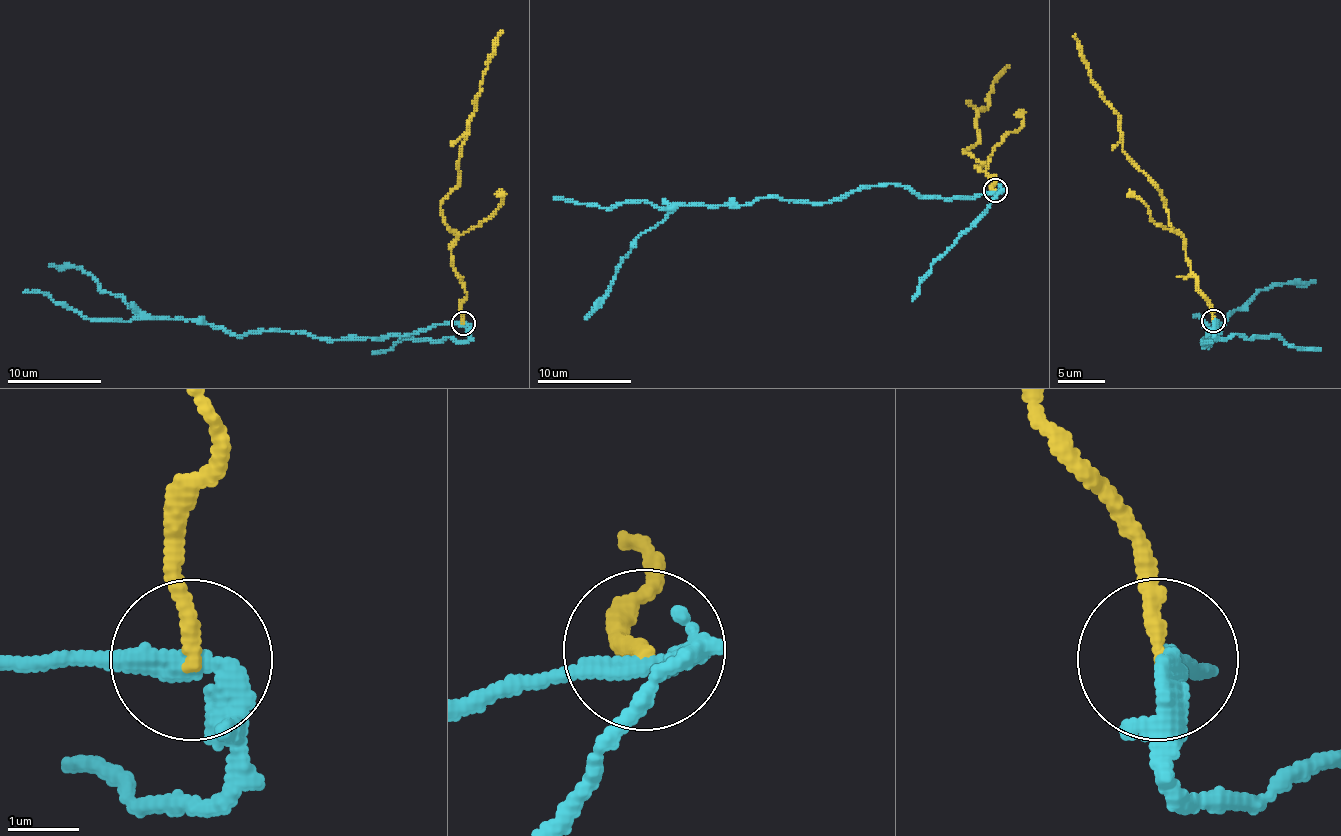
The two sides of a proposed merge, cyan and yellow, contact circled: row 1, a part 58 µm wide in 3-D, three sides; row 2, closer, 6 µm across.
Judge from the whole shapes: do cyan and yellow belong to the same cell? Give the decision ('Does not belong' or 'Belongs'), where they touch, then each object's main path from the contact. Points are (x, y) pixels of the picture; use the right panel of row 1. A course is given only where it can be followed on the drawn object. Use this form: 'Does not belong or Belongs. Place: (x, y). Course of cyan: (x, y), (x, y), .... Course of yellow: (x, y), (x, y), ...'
Does not belong. Place: (1213, 321). Course of cyan: (1215, 321), (1218, 337), (1202, 346), (1261, 289), (1315, 282). Course of yellow: (1212, 321), (1186, 242), (1169, 223), (1155, 185), (1122, 149), (1120, 118), (1091, 77), (1075, 34)

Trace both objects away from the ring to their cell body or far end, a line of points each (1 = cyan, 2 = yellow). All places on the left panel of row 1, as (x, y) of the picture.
1: (463, 324), (327, 339), (293, 331), (230, 335), (189, 319), (145, 319), (87, 272), (49, 266)
2: (464, 324), (467, 292), (451, 256), (456, 235), (440, 201), (458, 184), (469, 116), (503, 30)

